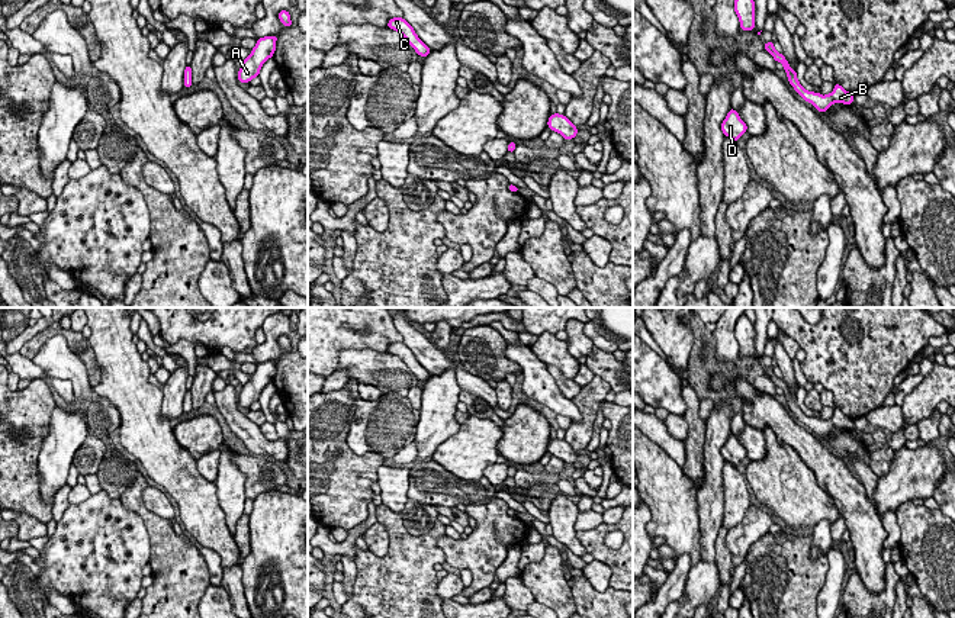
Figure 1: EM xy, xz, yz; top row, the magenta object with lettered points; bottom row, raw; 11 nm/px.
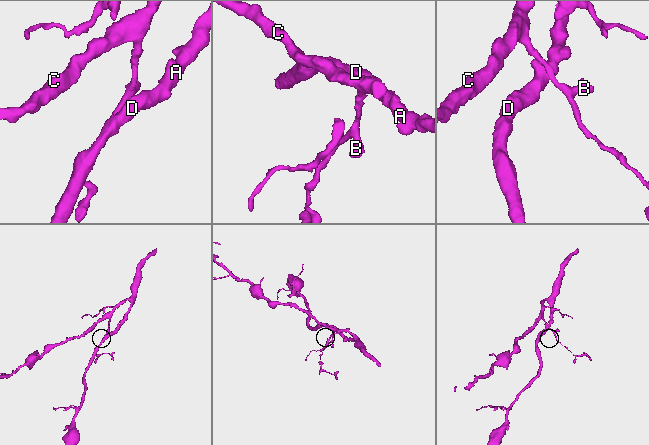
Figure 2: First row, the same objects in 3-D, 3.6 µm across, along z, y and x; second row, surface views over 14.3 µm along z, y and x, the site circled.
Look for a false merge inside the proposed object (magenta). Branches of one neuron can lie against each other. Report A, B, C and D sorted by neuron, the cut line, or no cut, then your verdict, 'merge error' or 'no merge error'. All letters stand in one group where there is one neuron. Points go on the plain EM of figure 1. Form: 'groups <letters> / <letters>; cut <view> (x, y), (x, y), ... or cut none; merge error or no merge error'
groups A B C D; cut none; no merge error

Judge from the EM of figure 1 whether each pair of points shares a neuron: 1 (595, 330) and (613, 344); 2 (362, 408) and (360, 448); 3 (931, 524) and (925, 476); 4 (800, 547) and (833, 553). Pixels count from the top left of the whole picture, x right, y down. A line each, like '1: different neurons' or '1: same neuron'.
1: same neuron
2: same neuron
3: different neurons
4: different neurons

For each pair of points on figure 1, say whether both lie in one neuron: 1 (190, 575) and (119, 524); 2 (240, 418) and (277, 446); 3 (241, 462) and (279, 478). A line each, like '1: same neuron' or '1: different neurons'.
1: different neurons
2: same neuron
3: same neuron

